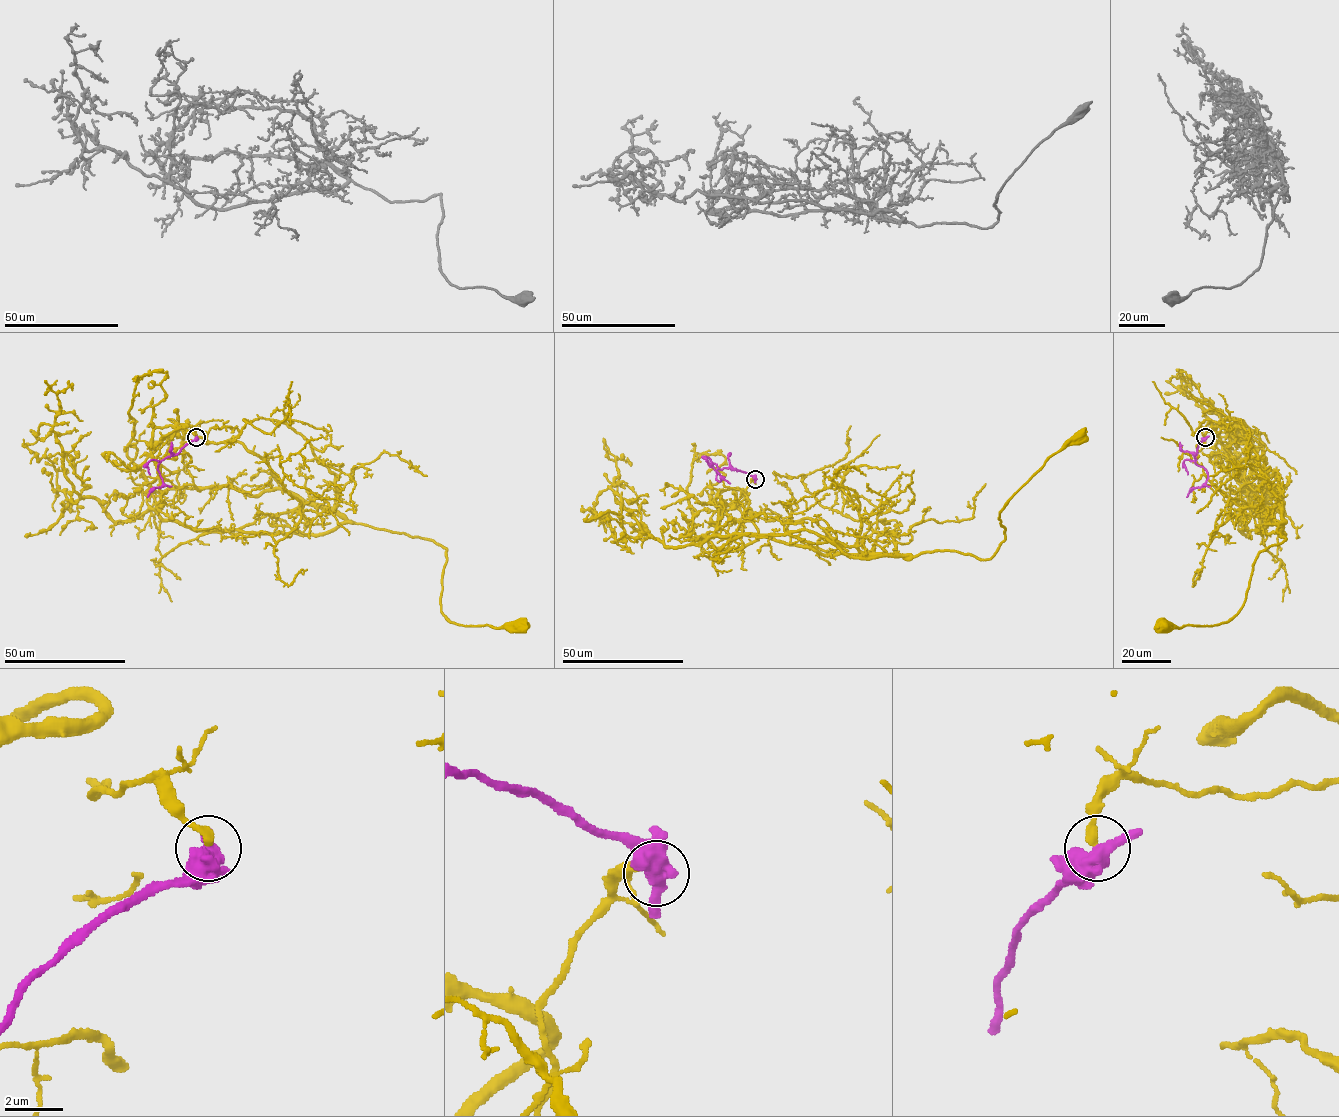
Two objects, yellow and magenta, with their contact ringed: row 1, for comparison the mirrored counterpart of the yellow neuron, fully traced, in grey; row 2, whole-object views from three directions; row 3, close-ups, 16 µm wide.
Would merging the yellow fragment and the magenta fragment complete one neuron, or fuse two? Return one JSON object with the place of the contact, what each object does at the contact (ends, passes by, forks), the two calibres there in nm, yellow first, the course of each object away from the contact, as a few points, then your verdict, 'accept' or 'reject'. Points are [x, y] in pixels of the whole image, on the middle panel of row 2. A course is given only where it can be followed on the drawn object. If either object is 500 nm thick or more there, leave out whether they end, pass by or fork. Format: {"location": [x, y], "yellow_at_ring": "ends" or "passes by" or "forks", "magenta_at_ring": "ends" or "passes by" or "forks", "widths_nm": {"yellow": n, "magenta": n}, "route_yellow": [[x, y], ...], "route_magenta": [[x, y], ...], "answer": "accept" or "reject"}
{"location": [755, 479], "widths_nm": {"yellow": 300, "magenta": 600}, "route_yellow": [[755, 479], [747, 513], [812, 520], [846, 553], [988, 559], [1005, 539], [999, 512], [1078, 439]], "route_magenta": [[755, 479], [727, 468], [716, 471], [718, 481], [721, 476], [706, 460]], "answer": "reject"}

